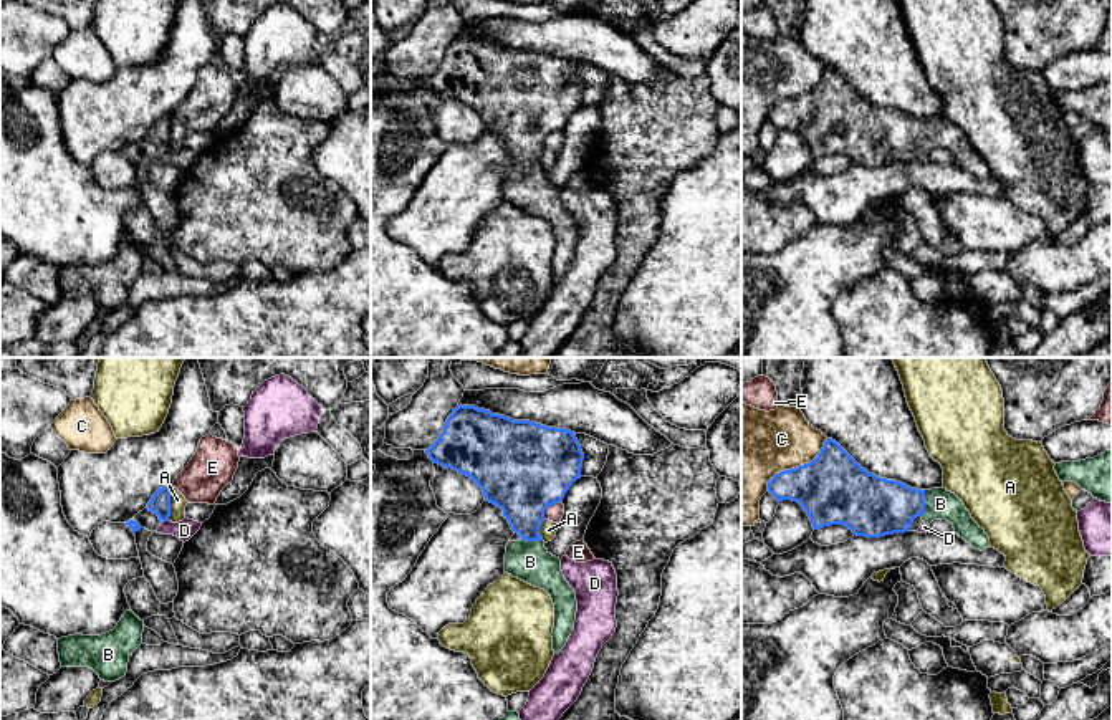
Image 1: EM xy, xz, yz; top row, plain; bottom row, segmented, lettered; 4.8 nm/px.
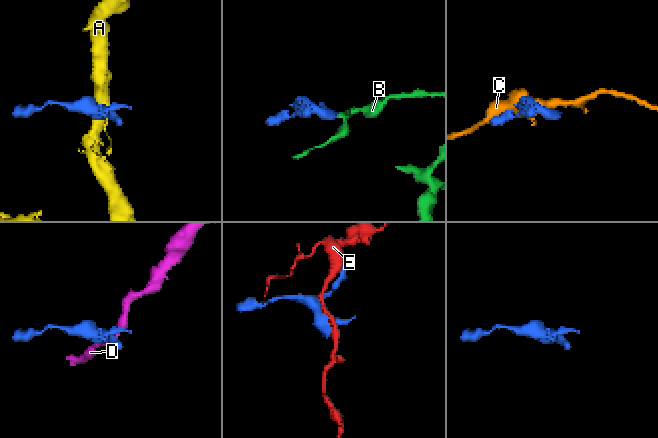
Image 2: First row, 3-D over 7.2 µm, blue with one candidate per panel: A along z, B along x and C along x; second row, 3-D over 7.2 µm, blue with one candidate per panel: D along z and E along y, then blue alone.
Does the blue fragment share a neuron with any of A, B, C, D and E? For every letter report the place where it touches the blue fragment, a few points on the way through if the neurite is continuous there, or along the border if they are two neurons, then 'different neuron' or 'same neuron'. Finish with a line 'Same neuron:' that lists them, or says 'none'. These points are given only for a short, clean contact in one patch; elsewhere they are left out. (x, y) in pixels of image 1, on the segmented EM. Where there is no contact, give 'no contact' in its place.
A: contact xy (169, 504); border xy (171, 487), (171, 515), (167, 520); different neuron
B: contact yz (924, 505); same neuron
C: contact yz (796, 467); different neuron
D: contact xy (164, 520); border xy (167, 520), (162, 523); different neuron
E: contact xz (548, 505); different neuron
Same neuron: B

